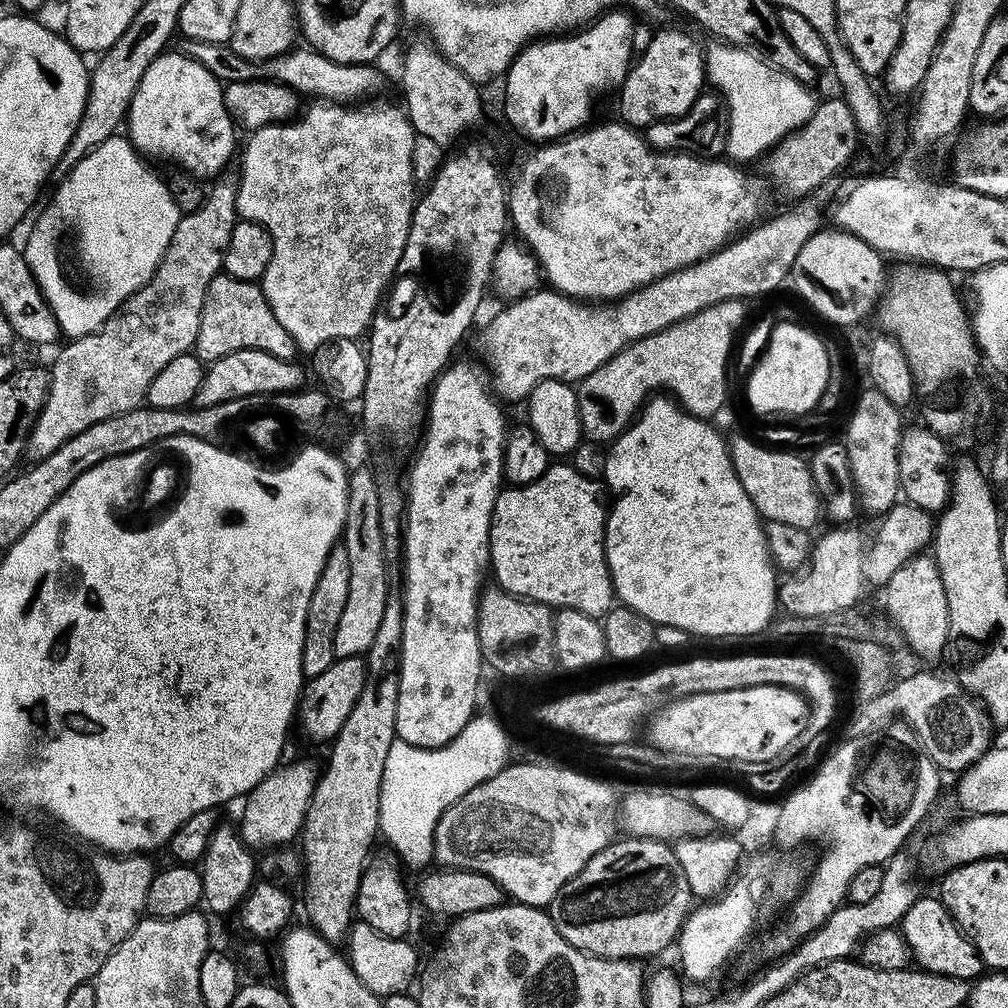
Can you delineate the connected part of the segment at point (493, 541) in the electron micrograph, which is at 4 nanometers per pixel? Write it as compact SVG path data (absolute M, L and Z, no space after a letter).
M556 462L533 484L508 486L501 491L494 506L488 535L490 572L496 575L495 583L499 587L512 596L547 604L553 610L573 608L597 618L608 615L609 608L614 604L612 579L604 549L609 509L600 493L601 481L596 480L583 476L578 469L571 468L568 462Z

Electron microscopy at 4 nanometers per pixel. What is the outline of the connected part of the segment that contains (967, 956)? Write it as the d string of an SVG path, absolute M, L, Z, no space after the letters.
M921 895L917 898L910 910L906 910L898 927L912 951L913 961L923 971L950 978L962 978L969 982L975 981L985 971L984 959L980 957L975 946L964 937L954 918L950 918L946 906L935 895Z

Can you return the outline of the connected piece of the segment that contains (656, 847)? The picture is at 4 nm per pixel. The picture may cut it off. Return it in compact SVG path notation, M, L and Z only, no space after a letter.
M647 838L624 839L628 840L617 839L615 842L607 844L598 854L594 854L594 858L590 858L590 862L586 862L586 866L582 866L580 873L574 878L570 878L570 882L566 882L566 886L562 886L562 890L552 899L552 903L547 905L546 911L552 917L558 934L562 934L562 938L566 938L566 942L570 942L570 946L574 946L583 952L588 952L591 956L601 956L607 960L634 960L644 962L647 956L658 955L671 940L673 943L679 937L680 929L684 927L684 921L693 907L694 897L690 890L690 882L686 882L686 874L682 870L682 866L678 866L678 858L671 843Z

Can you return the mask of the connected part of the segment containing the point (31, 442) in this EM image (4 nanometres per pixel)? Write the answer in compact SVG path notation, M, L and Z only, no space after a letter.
M232 170L225 171L213 184L216 185L207 189L204 201L193 213L181 215L174 238L170 238L170 246L166 246L166 254L152 277L130 299L124 301L115 314L105 319L99 330L69 339L68 345L57 354L56 361L50 364L48 396L28 435L26 456L30 458L29 461L35 462L54 454L54 450L74 438L74 434L82 434L82 430L106 418L114 418L114 414L126 414L141 407L158 370L195 345L198 326L202 323L206 290L210 290L210 282L221 275L226 246L230 246L230 234L234 234L238 219L236 195L240 189L239 175Z

